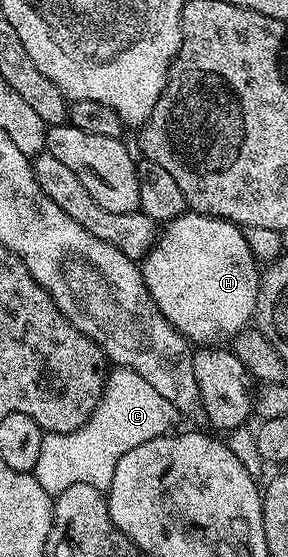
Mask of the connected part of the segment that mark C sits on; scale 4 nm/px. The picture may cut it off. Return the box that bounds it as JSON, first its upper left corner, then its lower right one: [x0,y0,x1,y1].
[34,367,178,498]

